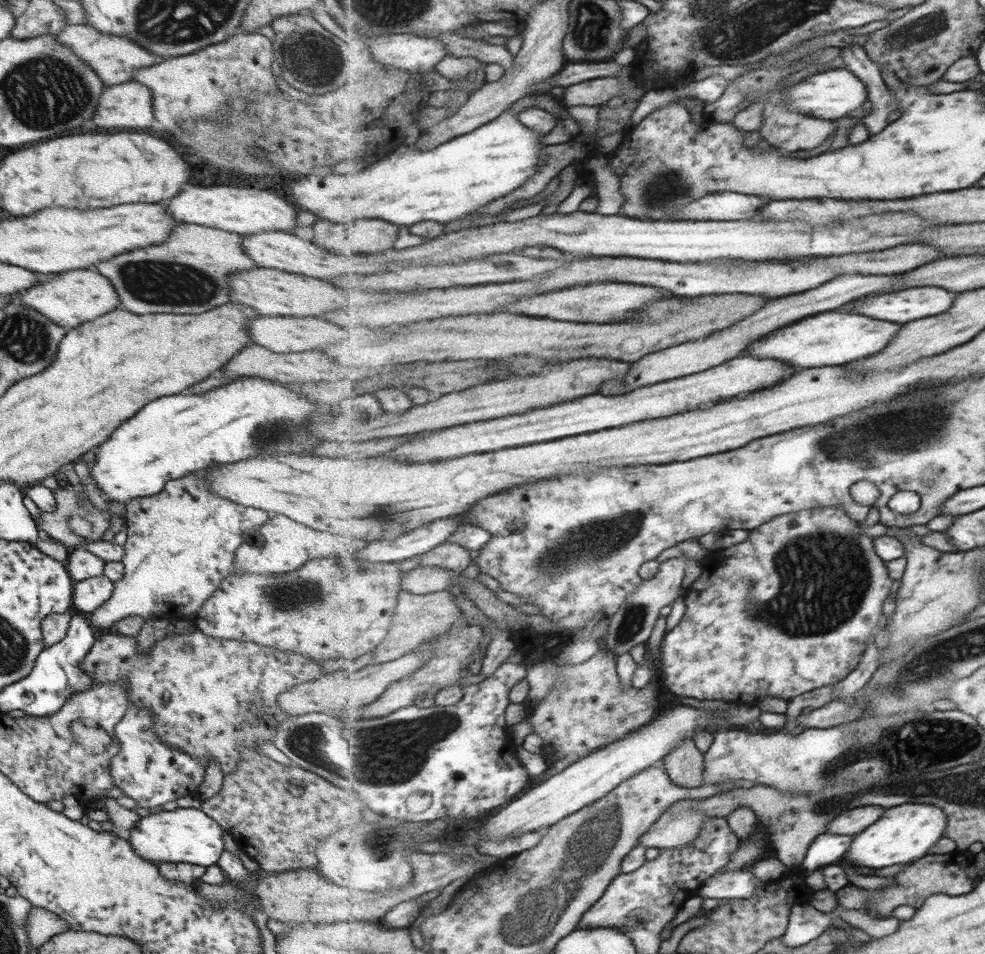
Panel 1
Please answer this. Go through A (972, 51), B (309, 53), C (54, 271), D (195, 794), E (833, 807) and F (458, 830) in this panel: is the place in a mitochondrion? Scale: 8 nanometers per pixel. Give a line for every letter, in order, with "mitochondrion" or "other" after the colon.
A: other
B: mitochondrion
C: other
D: other
E: mitochondrion
F: other

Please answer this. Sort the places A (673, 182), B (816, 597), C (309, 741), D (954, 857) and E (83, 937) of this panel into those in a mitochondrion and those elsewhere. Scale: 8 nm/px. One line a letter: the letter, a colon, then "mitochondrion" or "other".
A: mitochondrion
B: mitochondrion
C: mitochondrion
D: other
E: other

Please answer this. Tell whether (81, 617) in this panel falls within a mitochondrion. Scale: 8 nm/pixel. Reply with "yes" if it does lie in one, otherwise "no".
no

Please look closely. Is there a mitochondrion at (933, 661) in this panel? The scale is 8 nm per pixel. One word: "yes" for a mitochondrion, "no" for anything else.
yes

